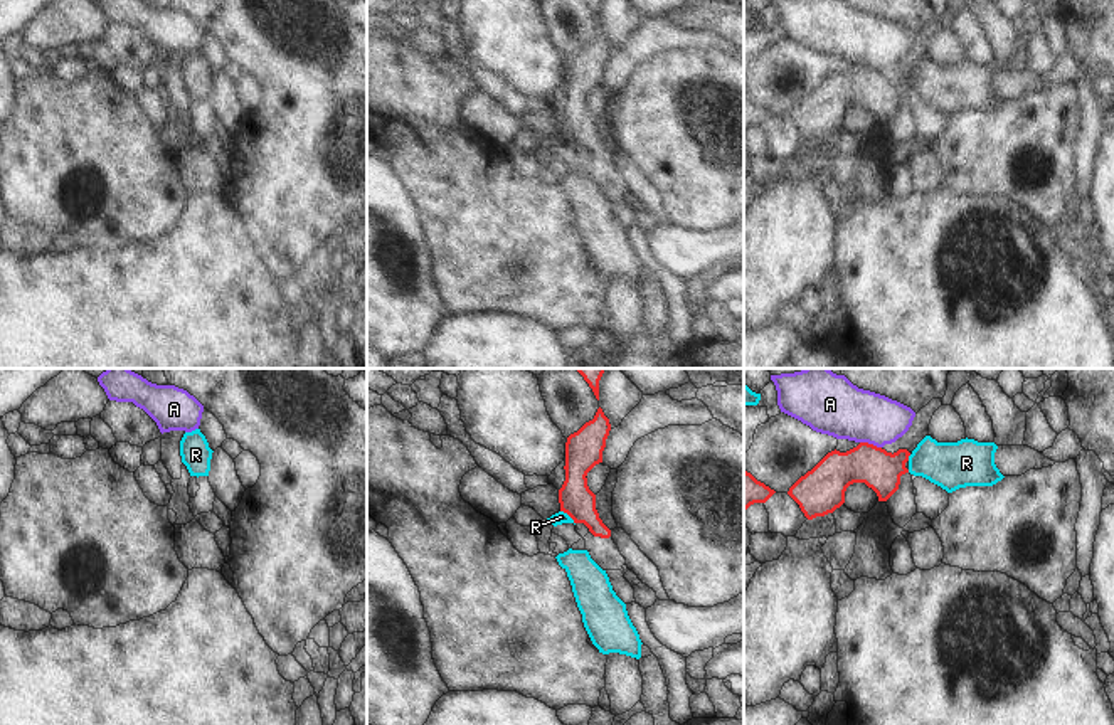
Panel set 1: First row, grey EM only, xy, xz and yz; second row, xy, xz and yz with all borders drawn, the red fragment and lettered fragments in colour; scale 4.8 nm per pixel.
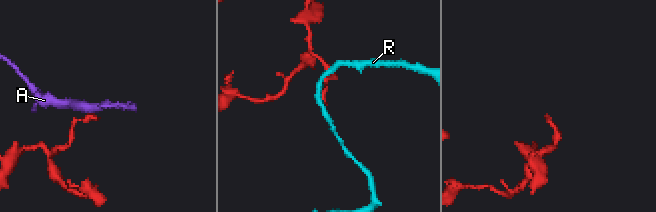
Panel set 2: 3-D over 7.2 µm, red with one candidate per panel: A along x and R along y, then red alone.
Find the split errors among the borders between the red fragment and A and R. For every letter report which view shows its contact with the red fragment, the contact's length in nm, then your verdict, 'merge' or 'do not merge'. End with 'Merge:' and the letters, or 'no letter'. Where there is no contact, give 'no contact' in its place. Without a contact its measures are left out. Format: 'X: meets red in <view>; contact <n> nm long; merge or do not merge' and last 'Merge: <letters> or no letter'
A: meets red in yz; contact 110 nm long; do not merge
R: meets red in xz; contact 100 nm long; do not merge
Merge: no letter

